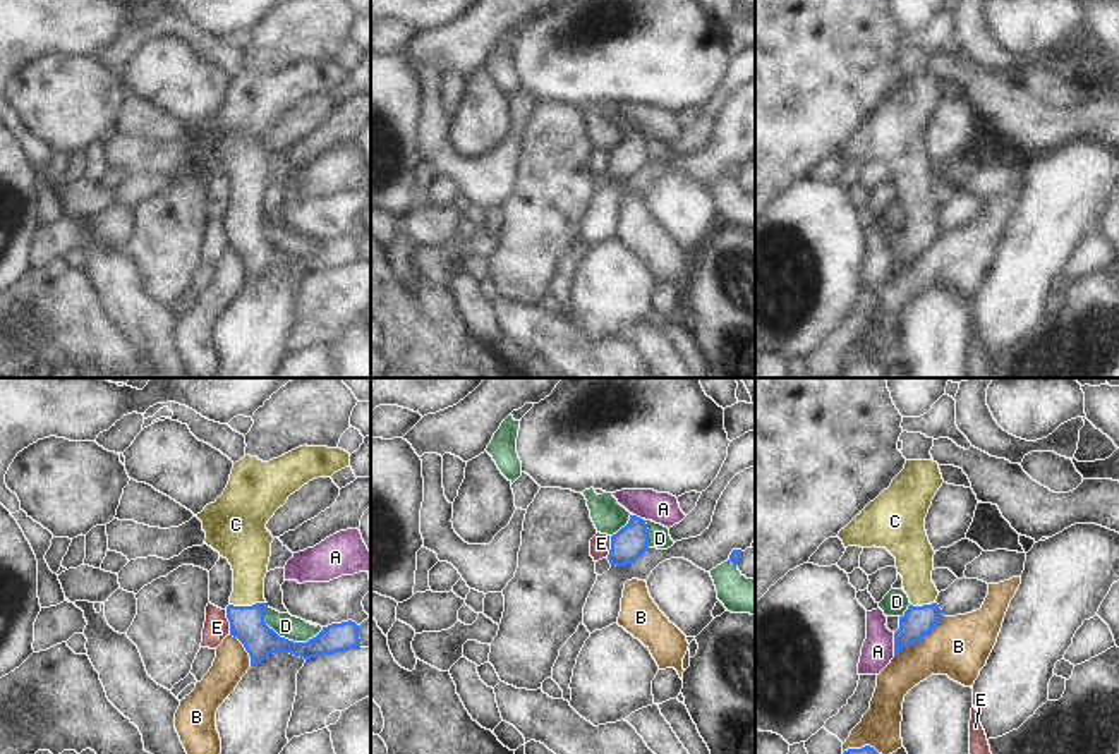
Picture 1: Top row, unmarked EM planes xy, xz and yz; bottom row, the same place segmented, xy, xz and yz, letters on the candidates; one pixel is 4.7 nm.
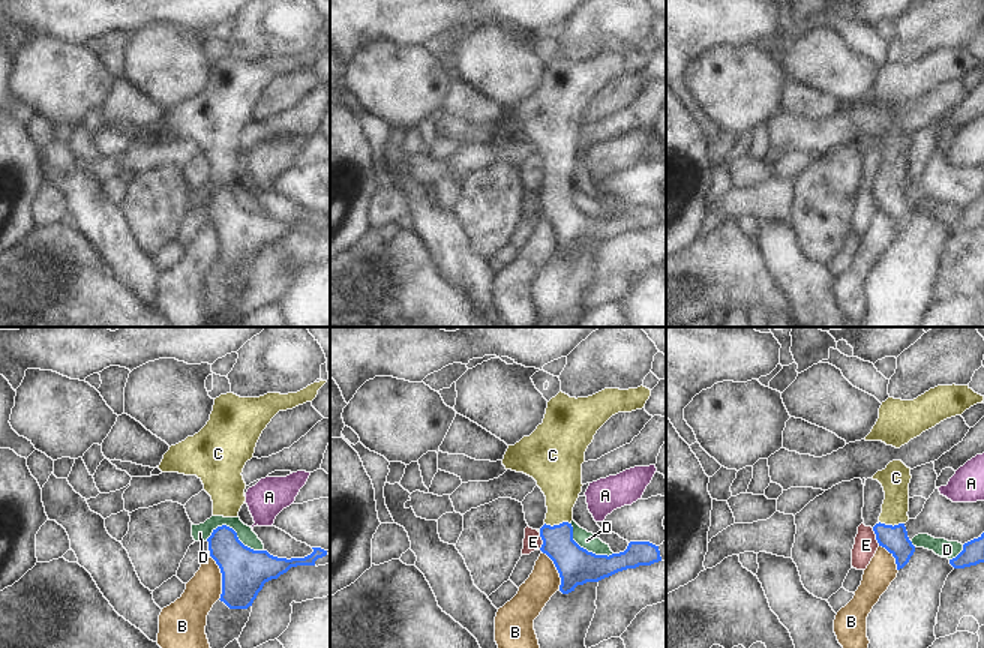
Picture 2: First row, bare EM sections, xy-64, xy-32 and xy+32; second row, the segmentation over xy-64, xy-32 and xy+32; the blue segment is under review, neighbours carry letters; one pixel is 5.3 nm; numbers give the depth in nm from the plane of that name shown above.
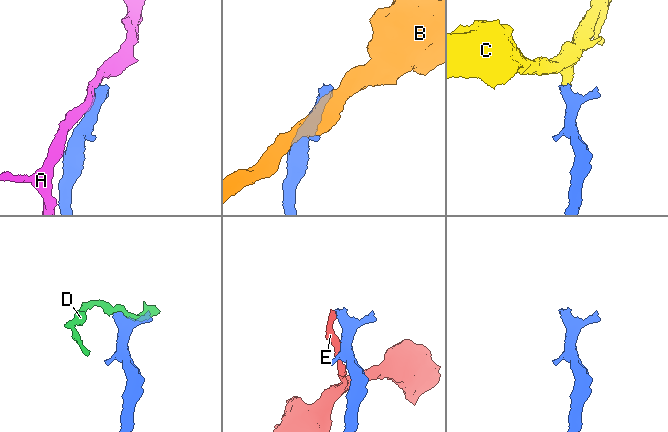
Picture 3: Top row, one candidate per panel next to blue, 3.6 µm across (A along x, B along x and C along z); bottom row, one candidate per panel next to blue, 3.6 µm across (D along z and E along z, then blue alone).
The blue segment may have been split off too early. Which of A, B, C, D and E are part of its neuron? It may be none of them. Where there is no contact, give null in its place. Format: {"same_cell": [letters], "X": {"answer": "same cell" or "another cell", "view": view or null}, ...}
{"same_cell": ["C"], "A": {"answer": "another cell", "view": "yz"}, "B": {"answer": "another cell", "view": "yz"}, "C": {"answer": "same cell", "view": "xy"}, "D": {"answer": "another cell", "view": "xy"}, "E": {"answer": "another cell", "view": "xy"}}

